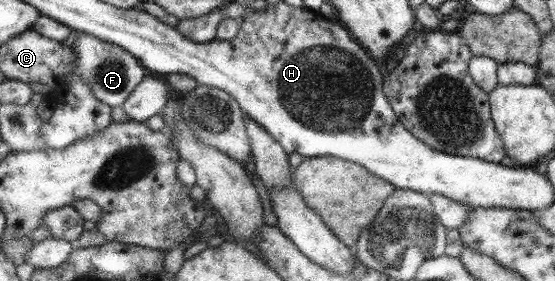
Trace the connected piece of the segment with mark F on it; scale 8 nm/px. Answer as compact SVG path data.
M77 32L76 40L71 48L76 52L74 73L77 73L82 81L90 86L96 100L99 100L101 104L107 104L111 109L121 107L141 79L145 78L145 70L139 66L140 62L137 62L136 57L117 45Z

